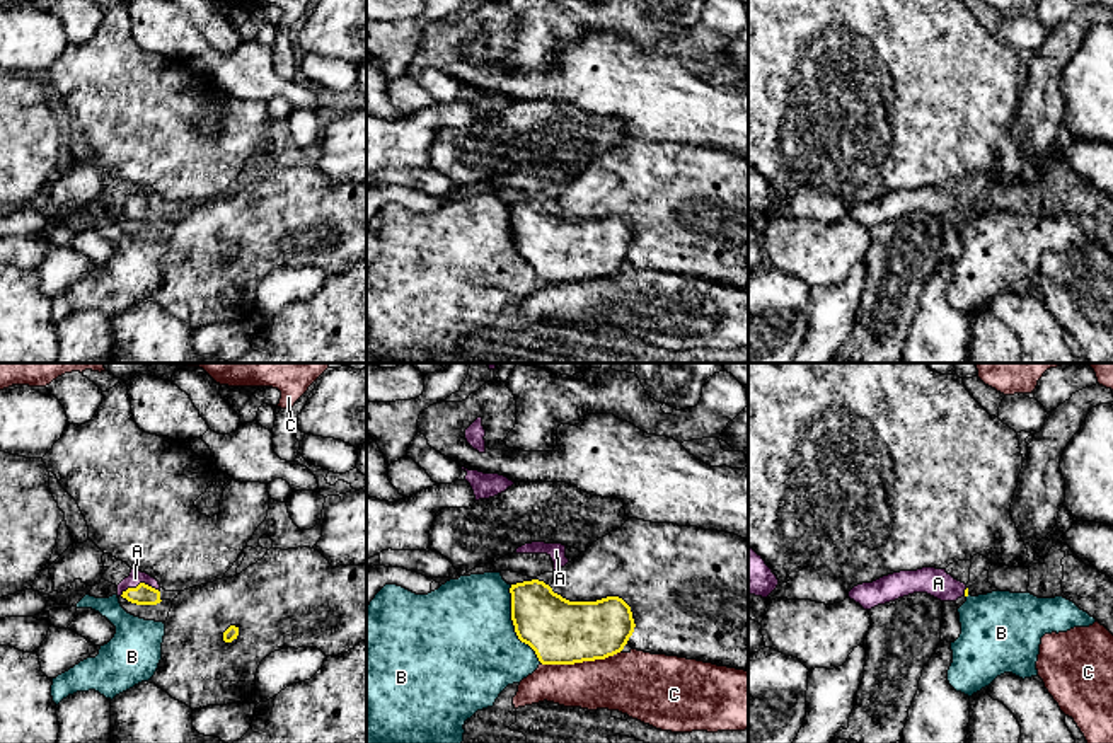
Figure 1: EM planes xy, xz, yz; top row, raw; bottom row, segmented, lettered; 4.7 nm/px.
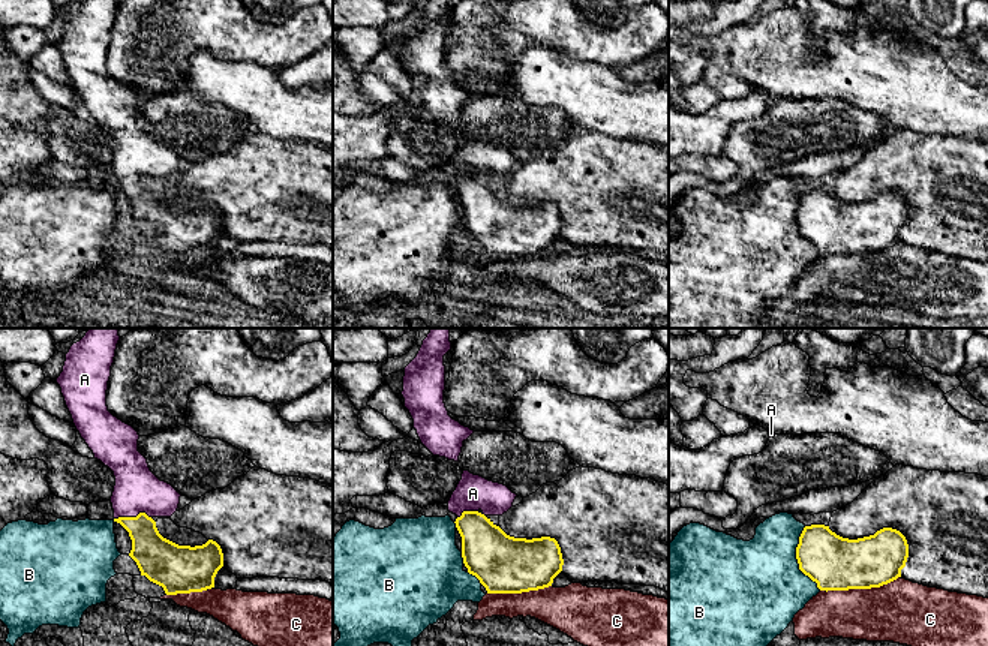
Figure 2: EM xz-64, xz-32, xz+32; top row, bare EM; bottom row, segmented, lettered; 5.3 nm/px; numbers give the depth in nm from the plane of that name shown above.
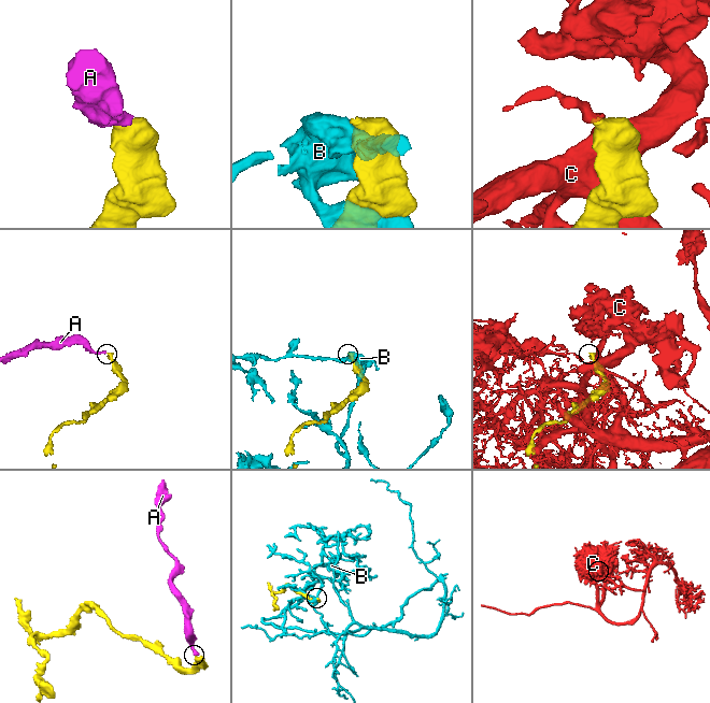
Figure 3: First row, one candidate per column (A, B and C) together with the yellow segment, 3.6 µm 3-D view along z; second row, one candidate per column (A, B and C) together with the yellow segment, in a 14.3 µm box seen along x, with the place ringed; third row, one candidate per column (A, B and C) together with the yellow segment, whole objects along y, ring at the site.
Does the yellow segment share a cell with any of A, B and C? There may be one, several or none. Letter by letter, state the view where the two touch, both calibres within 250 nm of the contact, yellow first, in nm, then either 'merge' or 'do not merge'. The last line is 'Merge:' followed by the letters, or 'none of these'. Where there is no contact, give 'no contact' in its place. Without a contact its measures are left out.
A: contact in xy; calibres 100 and 70 nm; merge
B: contact in xz; calibres 300 and 500 nm; do not merge
C: contact in xz; calibres 300 and 280 nm; do not merge
Merge: A

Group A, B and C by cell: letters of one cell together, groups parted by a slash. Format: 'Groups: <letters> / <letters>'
Groups: A / B / C

